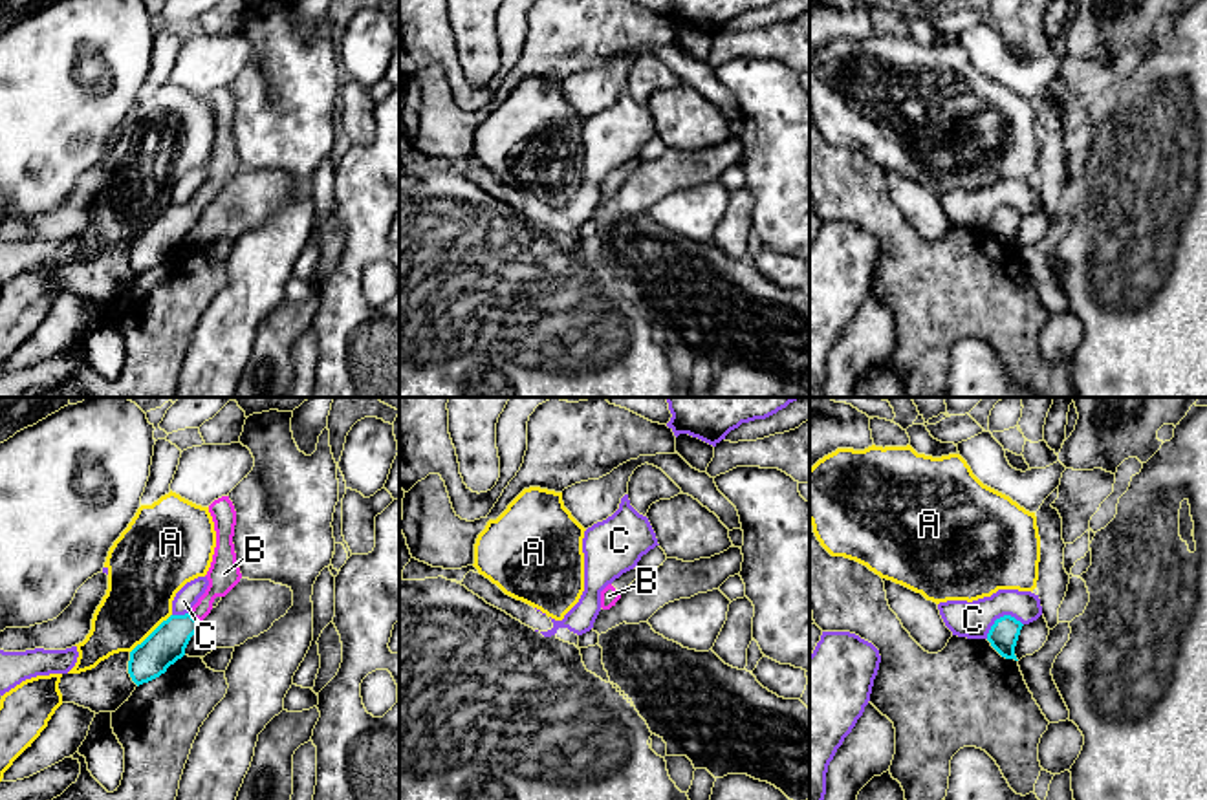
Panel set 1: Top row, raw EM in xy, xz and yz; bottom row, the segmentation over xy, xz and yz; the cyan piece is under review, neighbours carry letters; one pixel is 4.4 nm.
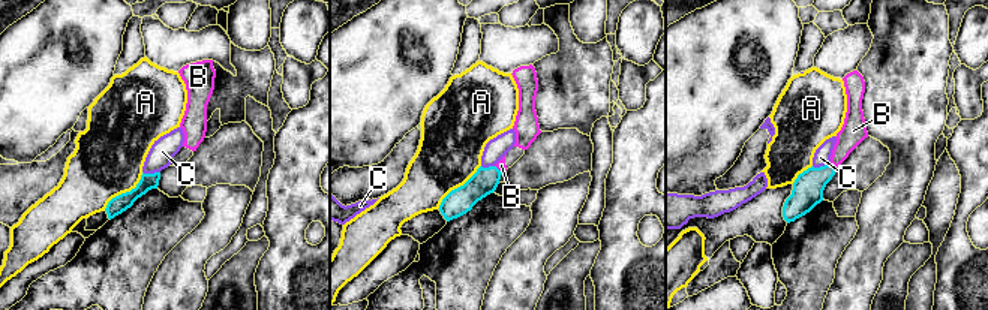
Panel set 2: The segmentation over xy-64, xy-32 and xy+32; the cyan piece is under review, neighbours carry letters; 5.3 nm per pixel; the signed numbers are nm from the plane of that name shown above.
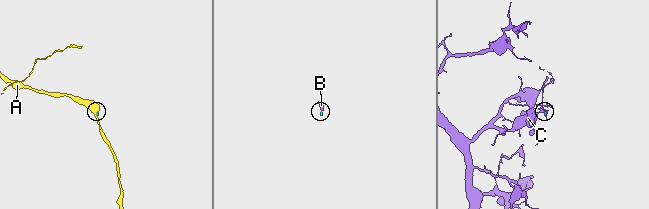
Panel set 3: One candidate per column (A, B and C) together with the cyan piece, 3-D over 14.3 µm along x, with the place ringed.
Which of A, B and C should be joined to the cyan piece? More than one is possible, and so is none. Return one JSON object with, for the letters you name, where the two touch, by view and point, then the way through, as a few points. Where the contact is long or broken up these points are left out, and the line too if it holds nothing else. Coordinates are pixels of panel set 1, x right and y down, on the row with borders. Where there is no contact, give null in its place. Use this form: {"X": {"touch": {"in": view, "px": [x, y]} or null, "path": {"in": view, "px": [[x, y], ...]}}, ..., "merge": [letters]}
{"B": {"touch": {"in": "xy", "px": [193, 617]}, "path": {"in": "xy", "px": [[165, 645], [193, 617], [220, 584], [224, 573]]}}, "merge": ["B"]}

